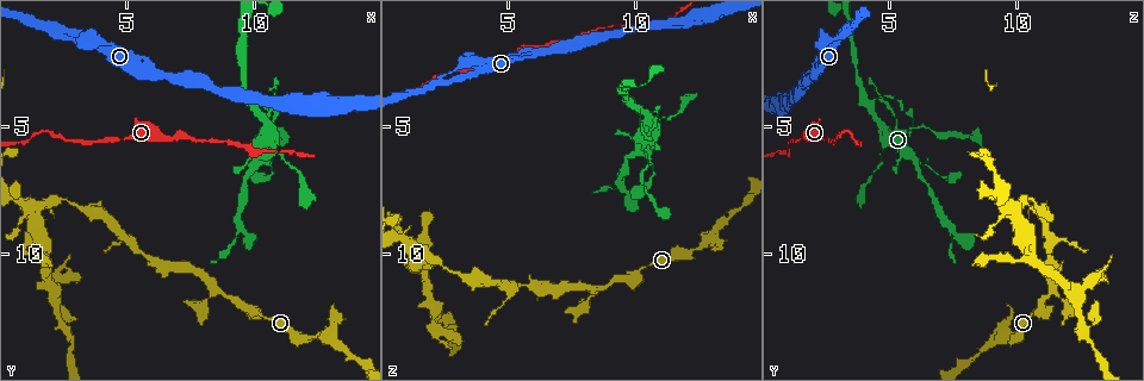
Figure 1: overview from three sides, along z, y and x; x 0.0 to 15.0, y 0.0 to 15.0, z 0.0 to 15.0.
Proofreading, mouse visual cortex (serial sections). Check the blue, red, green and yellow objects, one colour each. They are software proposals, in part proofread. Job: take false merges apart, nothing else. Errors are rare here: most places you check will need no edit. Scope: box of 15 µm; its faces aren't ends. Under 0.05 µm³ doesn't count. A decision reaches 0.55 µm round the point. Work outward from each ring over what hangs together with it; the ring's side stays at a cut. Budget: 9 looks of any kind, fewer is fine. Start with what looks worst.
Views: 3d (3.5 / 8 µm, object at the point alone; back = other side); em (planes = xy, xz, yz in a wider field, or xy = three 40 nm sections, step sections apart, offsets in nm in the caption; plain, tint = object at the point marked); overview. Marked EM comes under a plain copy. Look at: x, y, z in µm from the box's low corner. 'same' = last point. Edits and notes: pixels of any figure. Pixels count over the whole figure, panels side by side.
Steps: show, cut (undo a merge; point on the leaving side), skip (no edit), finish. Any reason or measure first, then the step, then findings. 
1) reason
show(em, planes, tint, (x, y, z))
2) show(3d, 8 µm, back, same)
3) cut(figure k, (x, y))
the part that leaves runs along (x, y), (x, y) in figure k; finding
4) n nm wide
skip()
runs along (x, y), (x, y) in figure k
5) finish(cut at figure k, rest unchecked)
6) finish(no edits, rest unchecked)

show(3d, 3.5 µm, (11.1, 6.1, 4.7))

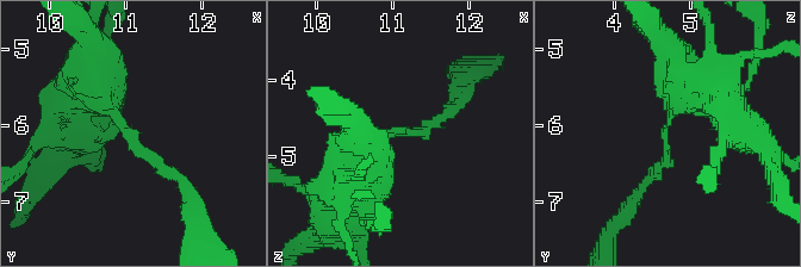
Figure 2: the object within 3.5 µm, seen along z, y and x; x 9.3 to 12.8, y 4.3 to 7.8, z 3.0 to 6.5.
arms of 150, 500 nm
show(em, xy, step 5, tint, (11.00, 6.10, 4.65))

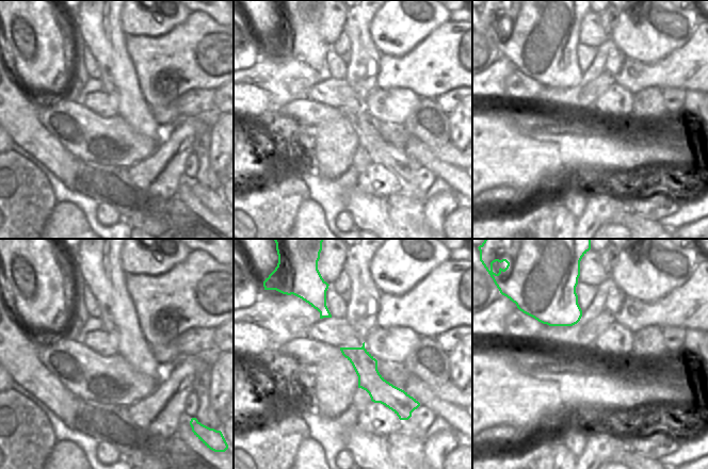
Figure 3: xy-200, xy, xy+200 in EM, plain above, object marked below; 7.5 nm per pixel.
skip()
runs along (89, 87), (134, 142), (185, 186) in figure 2; continuous, no second cell

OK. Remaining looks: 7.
narrows sharply
show(3d, 3.5 µm, (3.9, 1.7, 2.8))

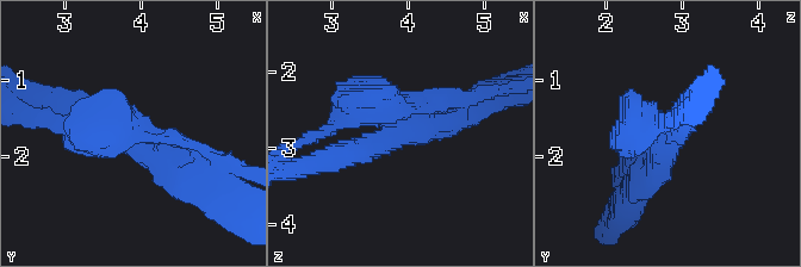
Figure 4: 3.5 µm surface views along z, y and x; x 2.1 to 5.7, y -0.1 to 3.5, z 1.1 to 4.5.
now the EM
show(em, xy, step 2, tint, (3.85, 1.75, 2.80))

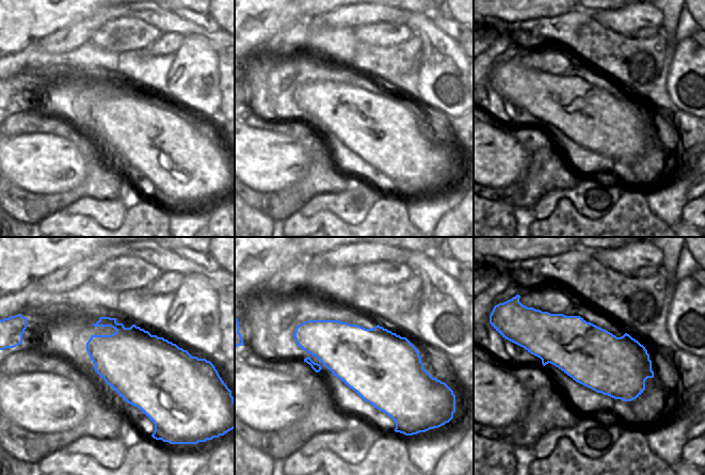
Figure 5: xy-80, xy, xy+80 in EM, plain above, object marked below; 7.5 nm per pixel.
skip()
runs along (196, 174), (61, 104) in figure 4; all the same cell

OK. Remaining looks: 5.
three-way junction
show(3d, 8 µm, back, (1.6, 10.0, 10.5))

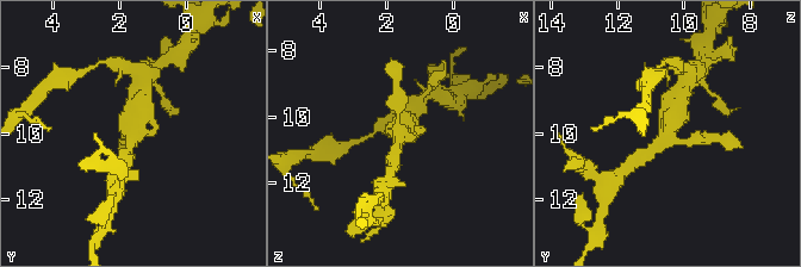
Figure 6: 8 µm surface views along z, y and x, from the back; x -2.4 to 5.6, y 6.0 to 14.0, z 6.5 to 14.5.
show(3d, 3.5 µm, (1.7, 10.0, 10.6))

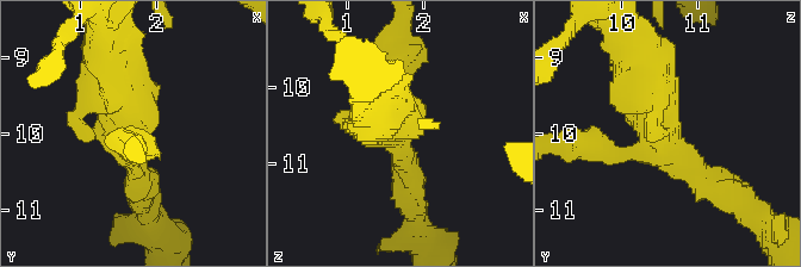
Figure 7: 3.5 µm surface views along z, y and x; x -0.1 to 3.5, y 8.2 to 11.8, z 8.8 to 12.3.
show(em, xy, step 2, tint, same)

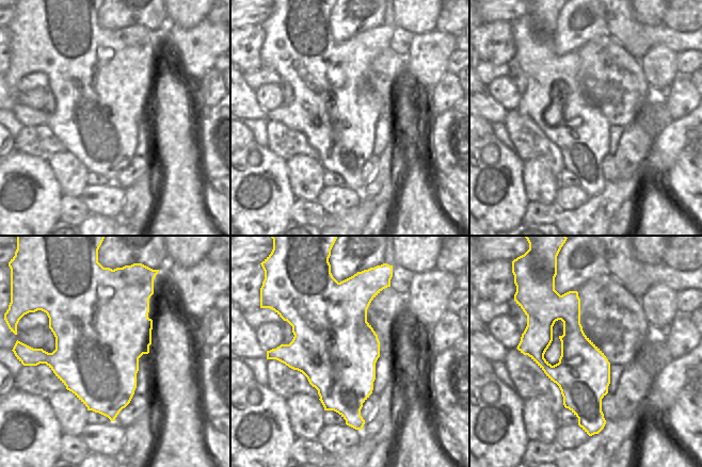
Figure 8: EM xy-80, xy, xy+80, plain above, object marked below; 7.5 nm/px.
skip()
runs along (629, 45), (653, 126), (702, 181) in figure 7; one cell here

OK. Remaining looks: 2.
finish(no edits, rest unchecked)

